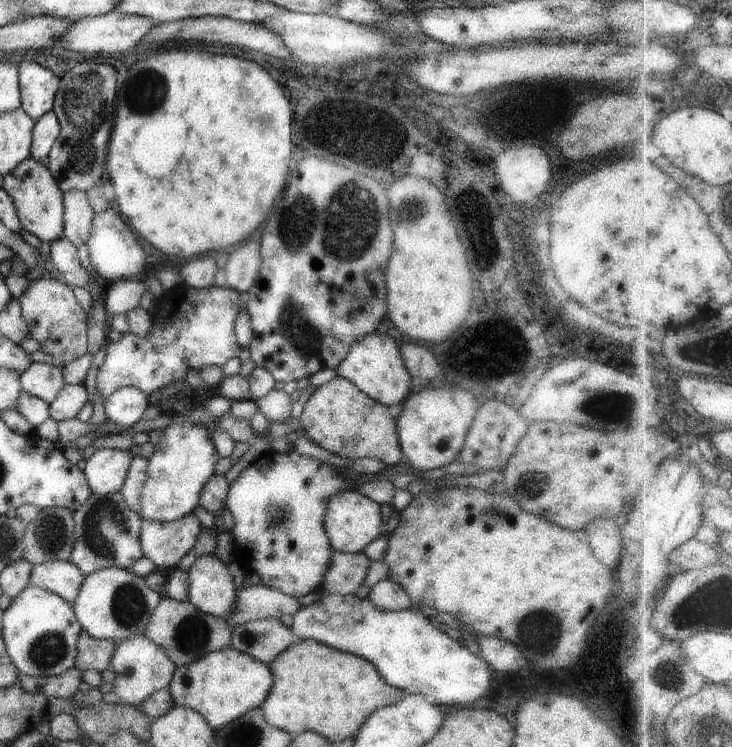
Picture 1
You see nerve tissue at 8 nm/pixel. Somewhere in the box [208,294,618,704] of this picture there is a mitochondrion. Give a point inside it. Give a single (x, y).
(539, 630)

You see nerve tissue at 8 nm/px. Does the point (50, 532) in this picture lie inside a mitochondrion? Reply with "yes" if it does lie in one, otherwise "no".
yes

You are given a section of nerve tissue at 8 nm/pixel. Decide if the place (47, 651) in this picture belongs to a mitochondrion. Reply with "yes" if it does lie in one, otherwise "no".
yes

